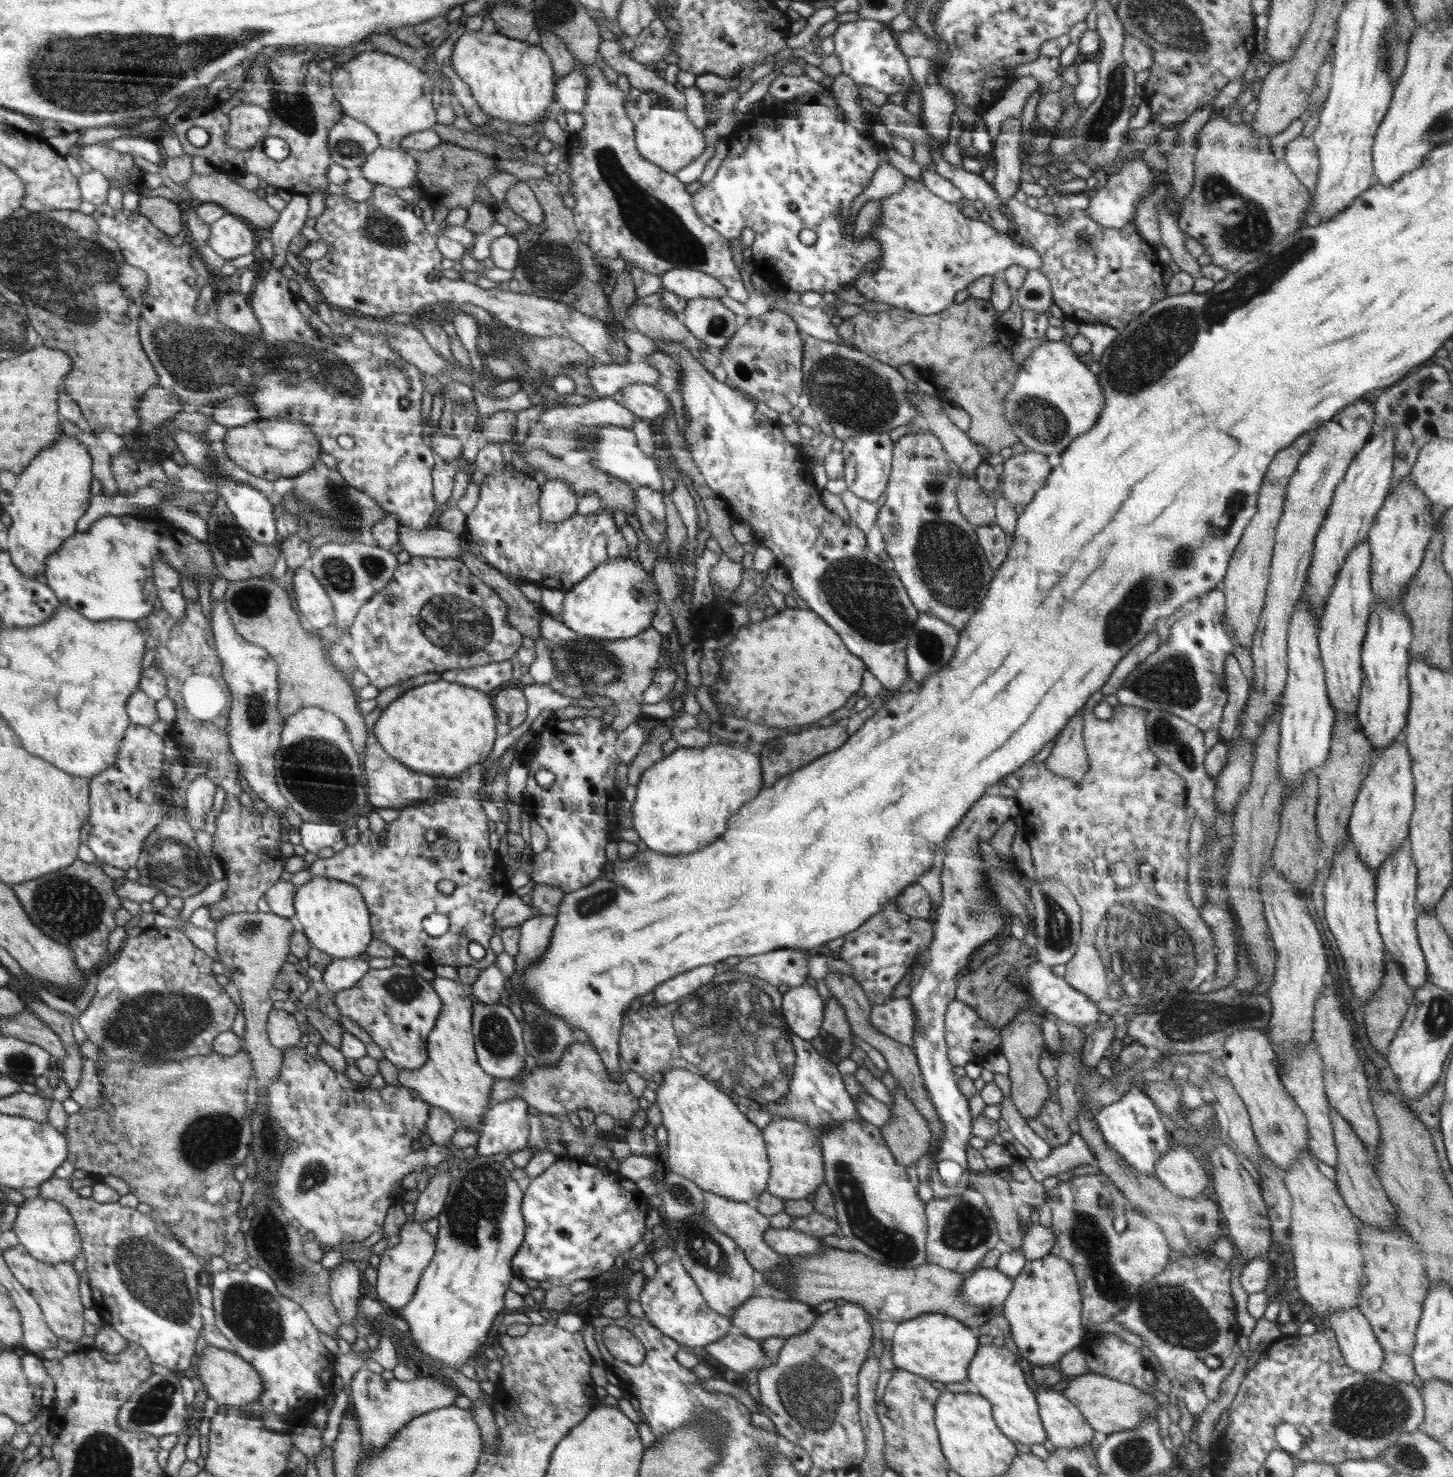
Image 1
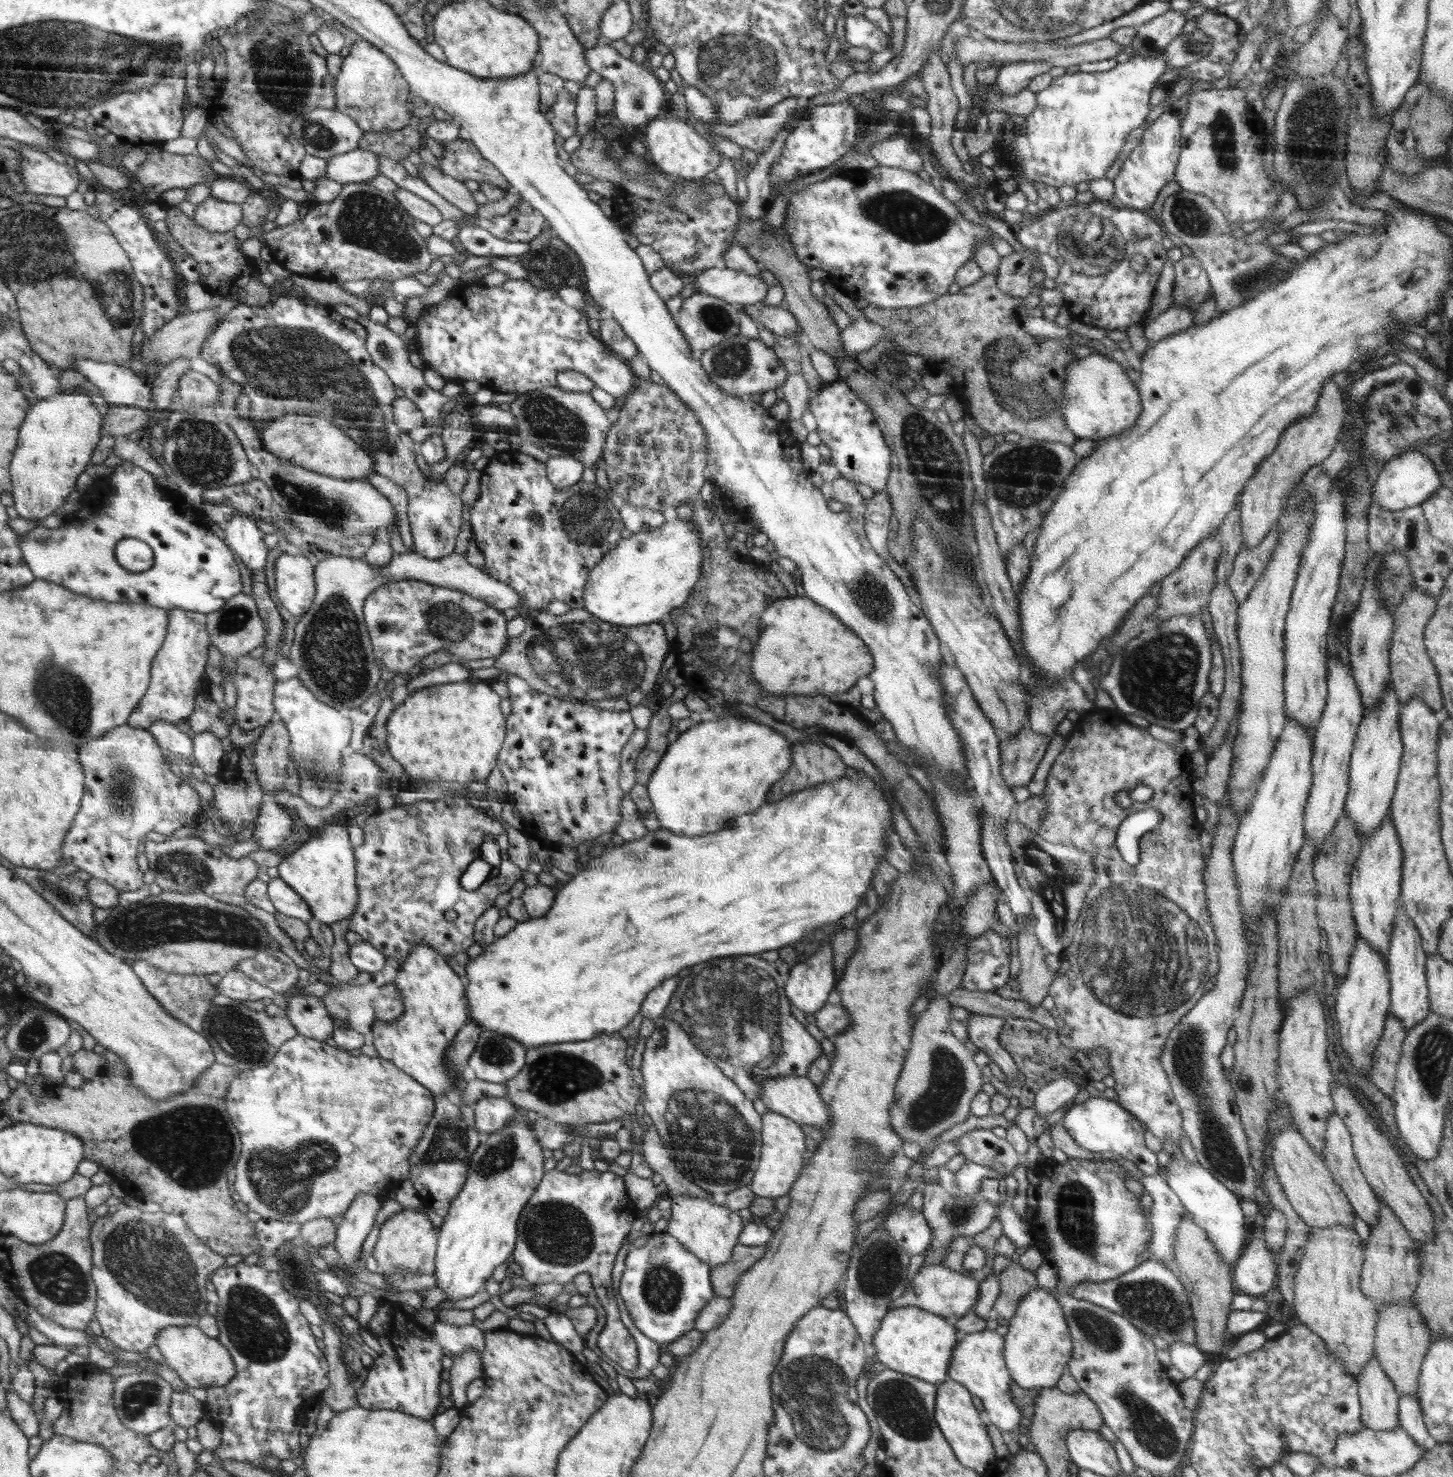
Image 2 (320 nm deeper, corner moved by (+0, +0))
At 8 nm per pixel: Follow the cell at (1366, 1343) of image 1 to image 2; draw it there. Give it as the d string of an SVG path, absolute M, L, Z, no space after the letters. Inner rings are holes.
M1375 1355L1363 1366L1356 1381L1363 1426L1370 1430L1394 1430L1399 1425L1399 1395Z

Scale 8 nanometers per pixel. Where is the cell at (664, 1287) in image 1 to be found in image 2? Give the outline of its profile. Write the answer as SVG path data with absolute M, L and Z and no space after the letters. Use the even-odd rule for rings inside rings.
M654 1232L649 1235L644 1246L633 1247L628 1252L618 1292L632 1320L635 1321L635 1326L644 1333L644 1336L651 1337L660 1344L674 1343L680 1336L694 1331L694 1319L707 1302L716 1298L708 1264L696 1258L675 1236L668 1232Z

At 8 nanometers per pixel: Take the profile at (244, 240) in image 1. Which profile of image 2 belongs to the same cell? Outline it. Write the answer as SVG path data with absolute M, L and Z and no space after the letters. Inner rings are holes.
M210 196L196 207L193 220L207 232L226 234L234 231L238 225L242 226L242 218L241 204L216 200Z

